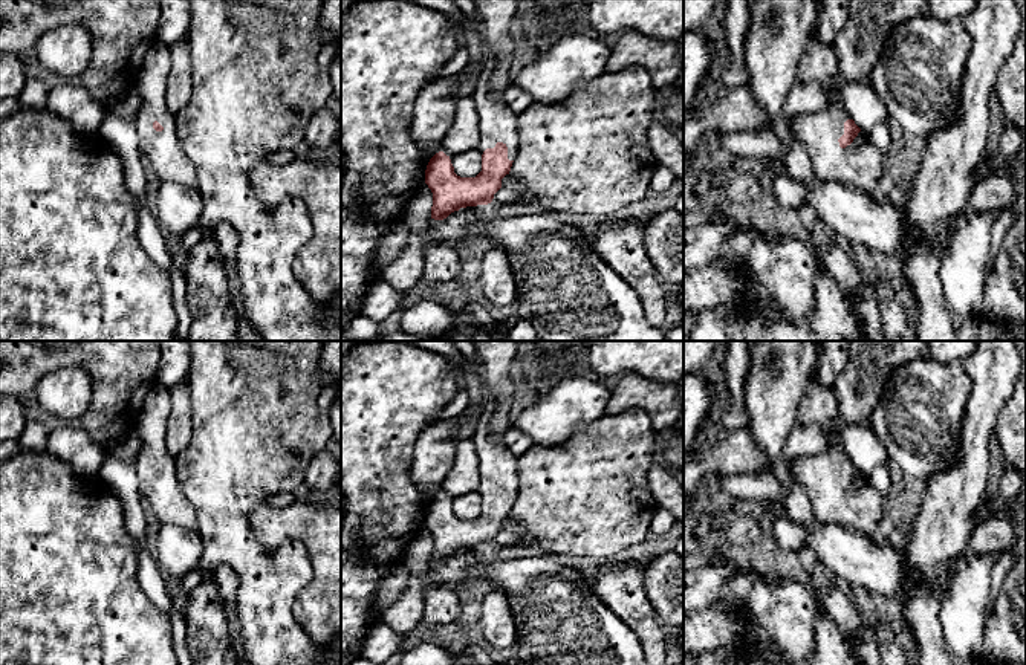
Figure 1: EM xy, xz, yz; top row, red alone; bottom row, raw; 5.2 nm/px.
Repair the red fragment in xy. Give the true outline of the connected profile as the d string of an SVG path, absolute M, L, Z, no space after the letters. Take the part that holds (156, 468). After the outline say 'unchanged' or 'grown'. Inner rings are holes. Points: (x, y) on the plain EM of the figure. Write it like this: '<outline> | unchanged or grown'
M156 384L144 401L135 433L141 440L136 459L139 491L162 524L196 527L197 518L179 489L176 459L167 449L167 423L171 397L167 387Z | grown

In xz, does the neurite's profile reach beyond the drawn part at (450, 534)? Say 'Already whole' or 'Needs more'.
Needs more

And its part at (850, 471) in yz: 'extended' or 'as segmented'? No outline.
extended

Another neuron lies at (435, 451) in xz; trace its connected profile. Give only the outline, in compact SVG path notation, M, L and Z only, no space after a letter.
M459 416L430 423L414 443L413 465L410 477L422 492L425 504L442 494L442 485L454 466L457 443L453 434L459 423Z

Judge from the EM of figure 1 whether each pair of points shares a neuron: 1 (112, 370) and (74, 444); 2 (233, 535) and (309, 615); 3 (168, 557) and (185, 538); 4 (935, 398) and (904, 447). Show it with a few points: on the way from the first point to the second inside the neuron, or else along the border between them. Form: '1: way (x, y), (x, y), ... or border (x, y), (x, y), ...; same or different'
1: border (49, 431), (58, 427), (80, 427), (106, 450); different
2: border (311, 566), (292, 603), (305, 632); different
3: way (173, 552), (182, 543); same
4: way (922, 410), (916, 434); same

